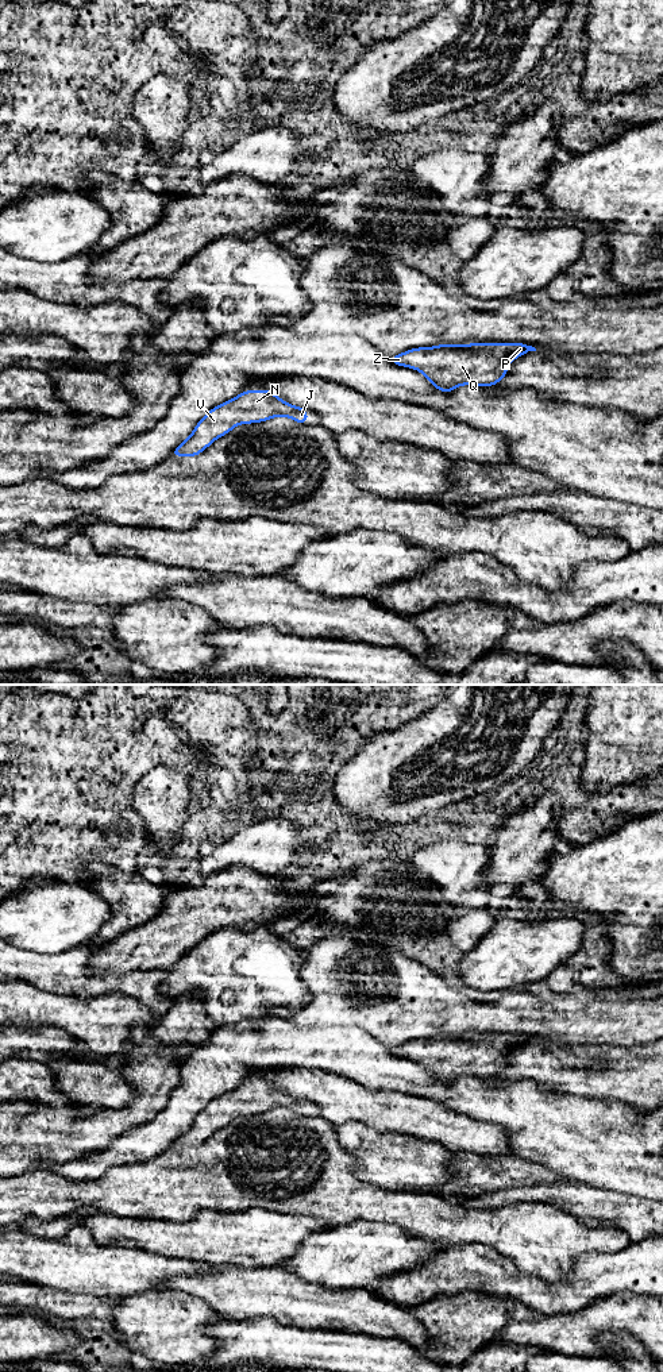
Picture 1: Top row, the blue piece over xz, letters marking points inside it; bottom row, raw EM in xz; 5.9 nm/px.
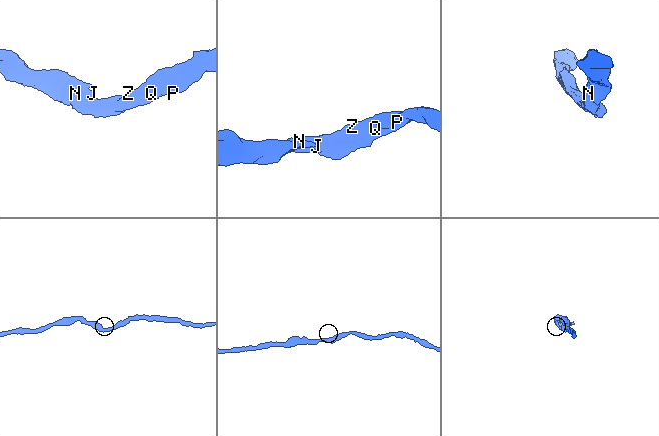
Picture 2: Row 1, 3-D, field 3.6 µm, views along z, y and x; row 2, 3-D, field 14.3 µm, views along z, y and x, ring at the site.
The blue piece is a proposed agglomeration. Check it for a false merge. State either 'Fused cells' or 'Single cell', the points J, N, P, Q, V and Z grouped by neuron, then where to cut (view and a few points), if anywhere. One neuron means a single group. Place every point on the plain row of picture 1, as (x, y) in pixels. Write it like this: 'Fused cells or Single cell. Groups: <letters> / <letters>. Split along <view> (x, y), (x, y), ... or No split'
Single cell. Groups: J N P Q V Z. No split

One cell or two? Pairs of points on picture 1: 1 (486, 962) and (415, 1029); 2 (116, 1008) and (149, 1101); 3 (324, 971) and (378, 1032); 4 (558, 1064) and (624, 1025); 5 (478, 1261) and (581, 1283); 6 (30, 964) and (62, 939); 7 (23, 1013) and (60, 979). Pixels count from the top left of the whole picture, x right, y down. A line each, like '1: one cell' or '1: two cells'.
1: two cells
2: two cells
3: one cell
4: two cells
5: one cell
6: two cells
7: two cells

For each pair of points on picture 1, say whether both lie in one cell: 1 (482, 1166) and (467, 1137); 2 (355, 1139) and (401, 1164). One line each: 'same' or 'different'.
1: different
2: same

